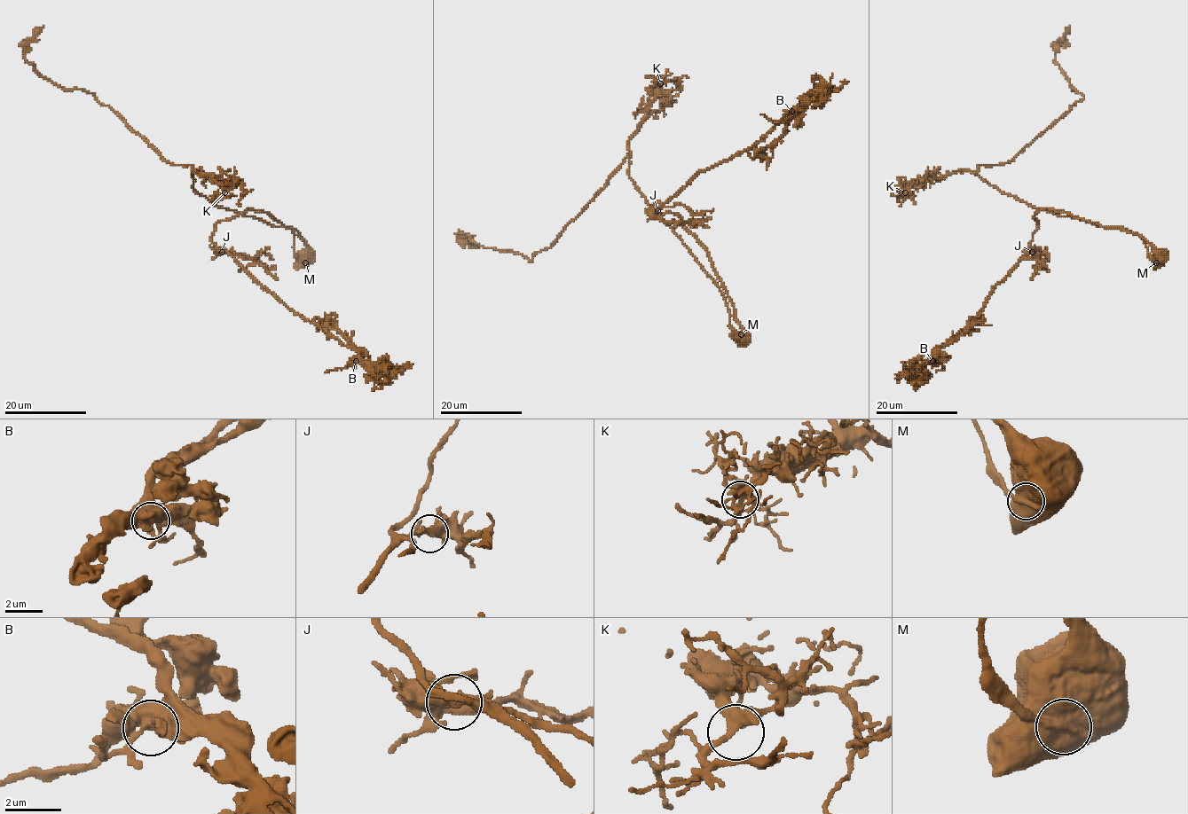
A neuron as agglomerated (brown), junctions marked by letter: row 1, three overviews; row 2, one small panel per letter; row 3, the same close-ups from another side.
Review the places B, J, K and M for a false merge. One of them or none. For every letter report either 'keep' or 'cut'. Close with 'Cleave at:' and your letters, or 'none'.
B: keep
J: keep
K: keep
M: cut
Cleave at: M

